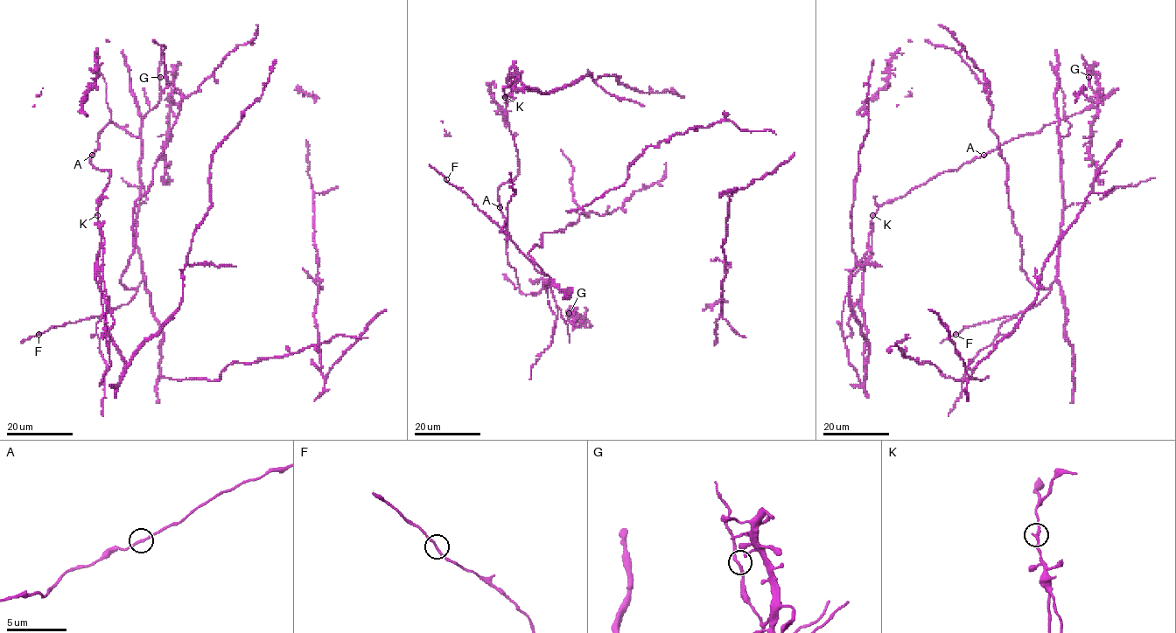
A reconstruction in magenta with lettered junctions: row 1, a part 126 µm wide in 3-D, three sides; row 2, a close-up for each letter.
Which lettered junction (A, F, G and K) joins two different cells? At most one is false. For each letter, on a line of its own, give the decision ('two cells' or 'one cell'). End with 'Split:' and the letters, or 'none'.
A: one cell
F: one cell
G: one cell
K: two cells
Split: K

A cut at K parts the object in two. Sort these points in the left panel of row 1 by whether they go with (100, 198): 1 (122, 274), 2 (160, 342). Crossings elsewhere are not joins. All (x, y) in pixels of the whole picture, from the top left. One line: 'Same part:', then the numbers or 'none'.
Same part: 1, 2

